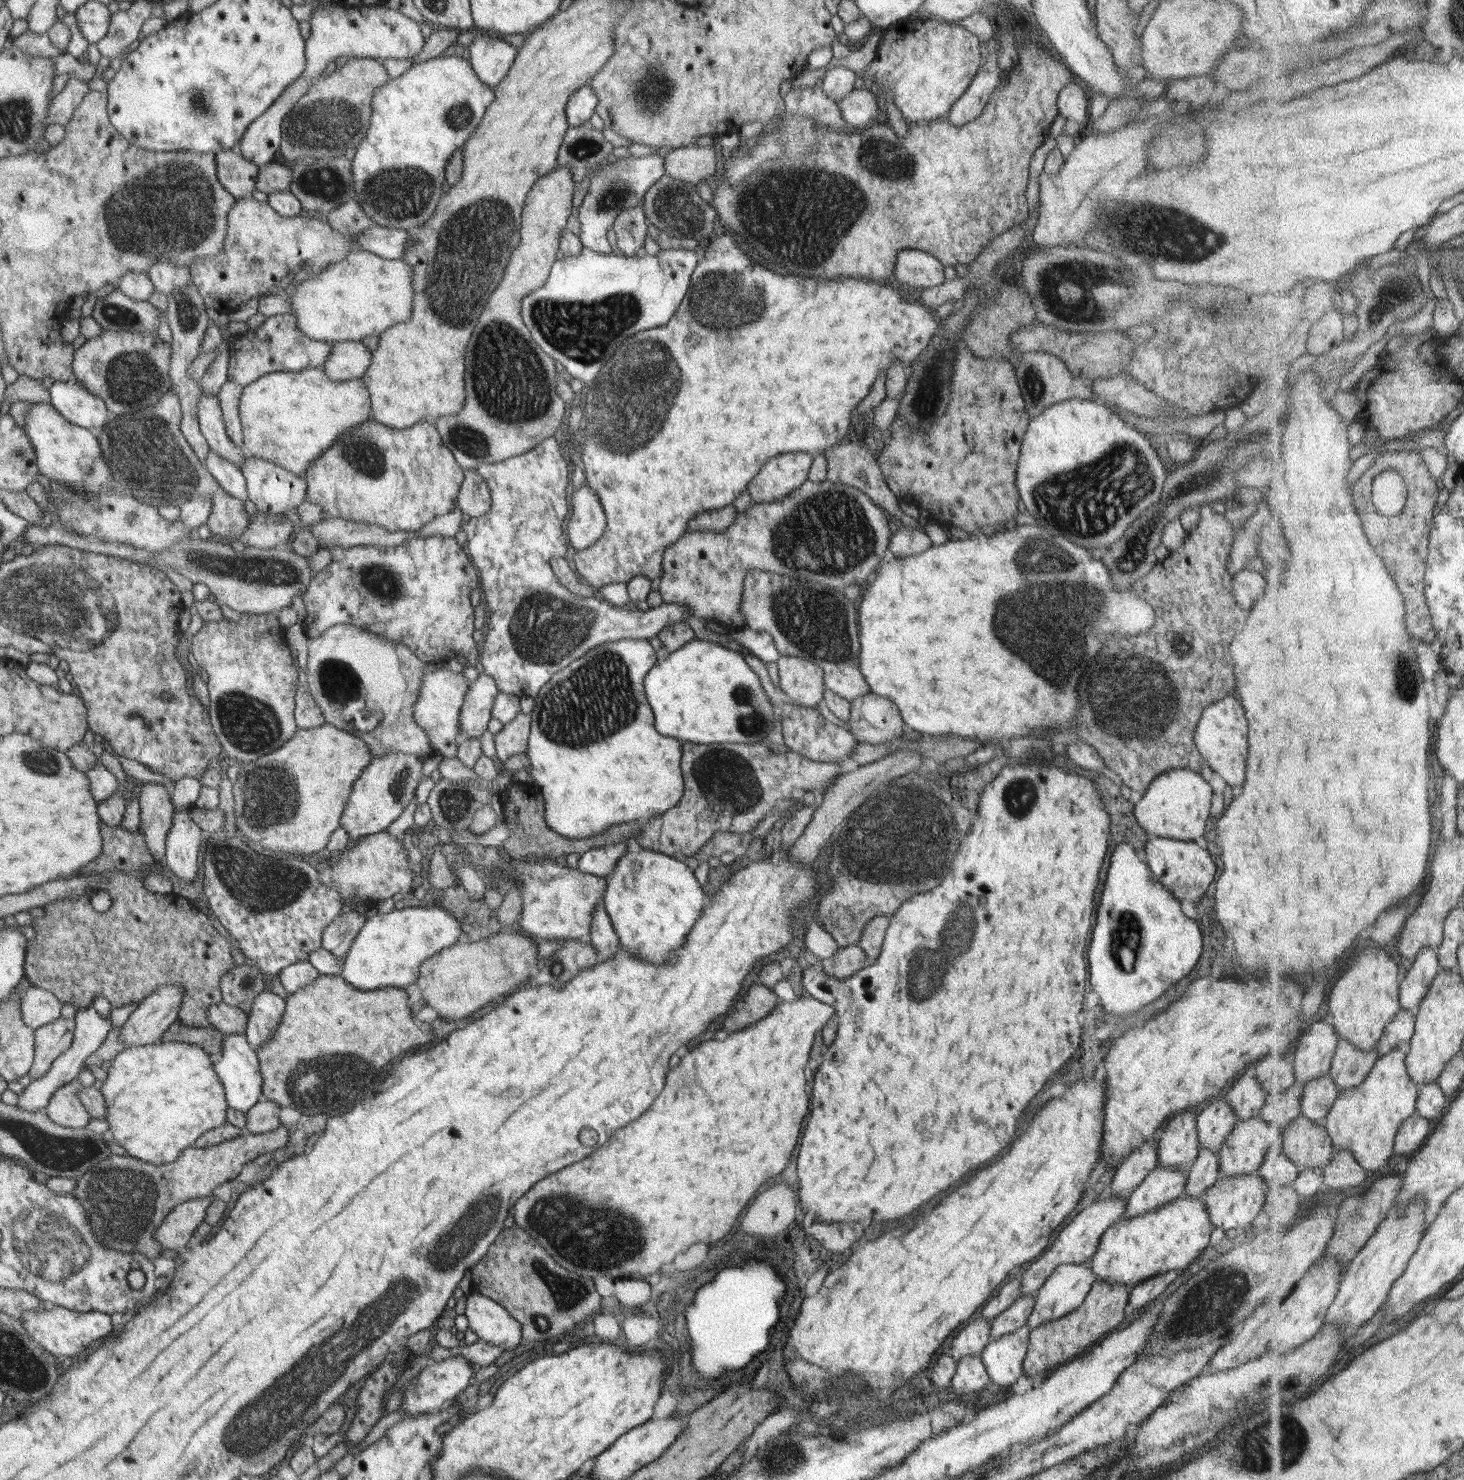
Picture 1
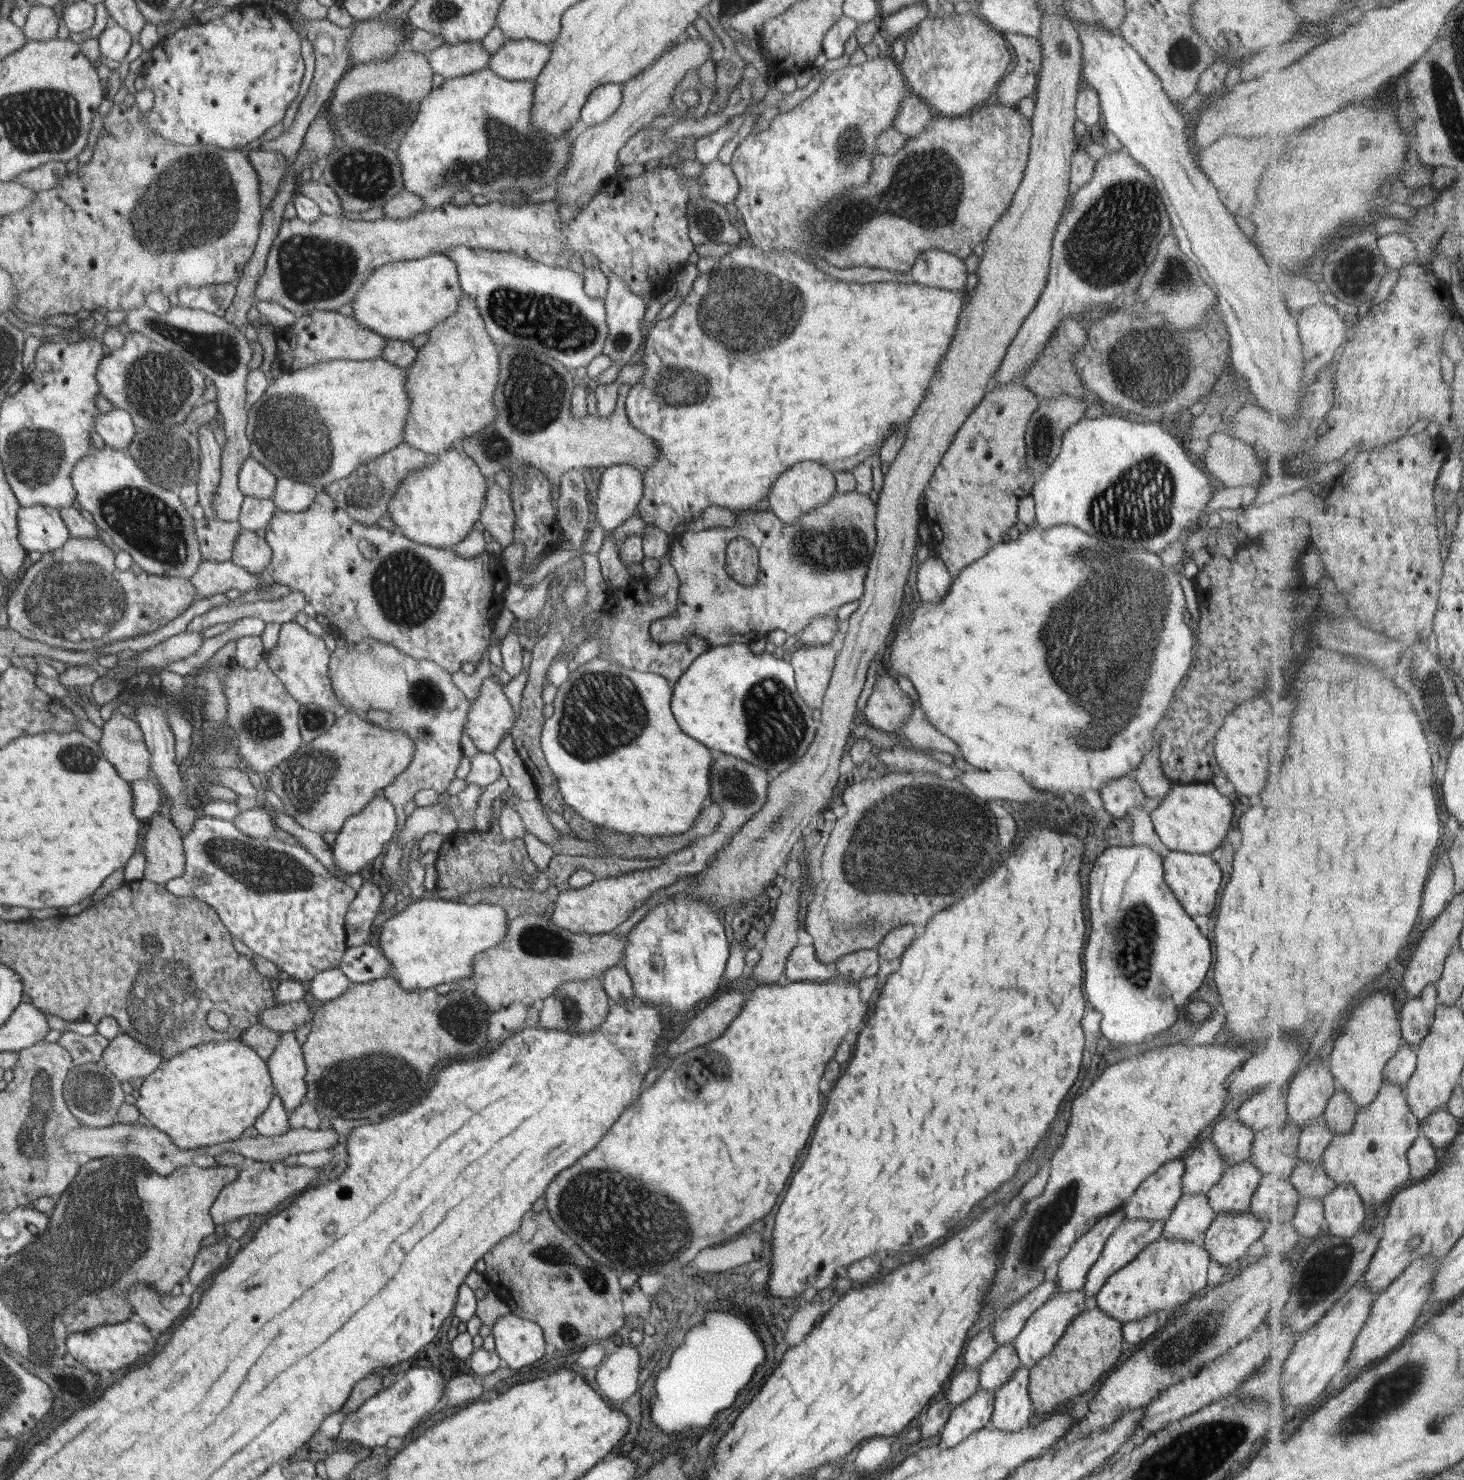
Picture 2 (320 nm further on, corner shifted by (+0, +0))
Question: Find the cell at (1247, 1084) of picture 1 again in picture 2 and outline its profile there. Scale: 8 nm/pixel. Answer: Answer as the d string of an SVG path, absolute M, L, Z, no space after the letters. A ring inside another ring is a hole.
M1235 1116L1228 1117L1216 1124L1212 1132L1212 1143L1224 1162L1224 1168L1234 1166L1236 1162L1251 1158L1254 1132L1240 1123Z

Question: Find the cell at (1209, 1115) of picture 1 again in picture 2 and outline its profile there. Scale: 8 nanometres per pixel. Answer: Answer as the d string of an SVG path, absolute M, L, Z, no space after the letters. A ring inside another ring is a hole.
M1212 1138L1194 1146L1192 1154L1185 1160L1185 1171L1182 1175L1183 1195L1207 1195L1222 1179L1225 1171L1224 1162Z

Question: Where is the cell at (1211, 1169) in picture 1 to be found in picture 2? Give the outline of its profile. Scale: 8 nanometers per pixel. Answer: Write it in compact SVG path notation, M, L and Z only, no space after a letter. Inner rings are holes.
M1182 1195L1164 1223L1161 1236L1203 1246L1205 1232L1215 1217L1207 1195Z

